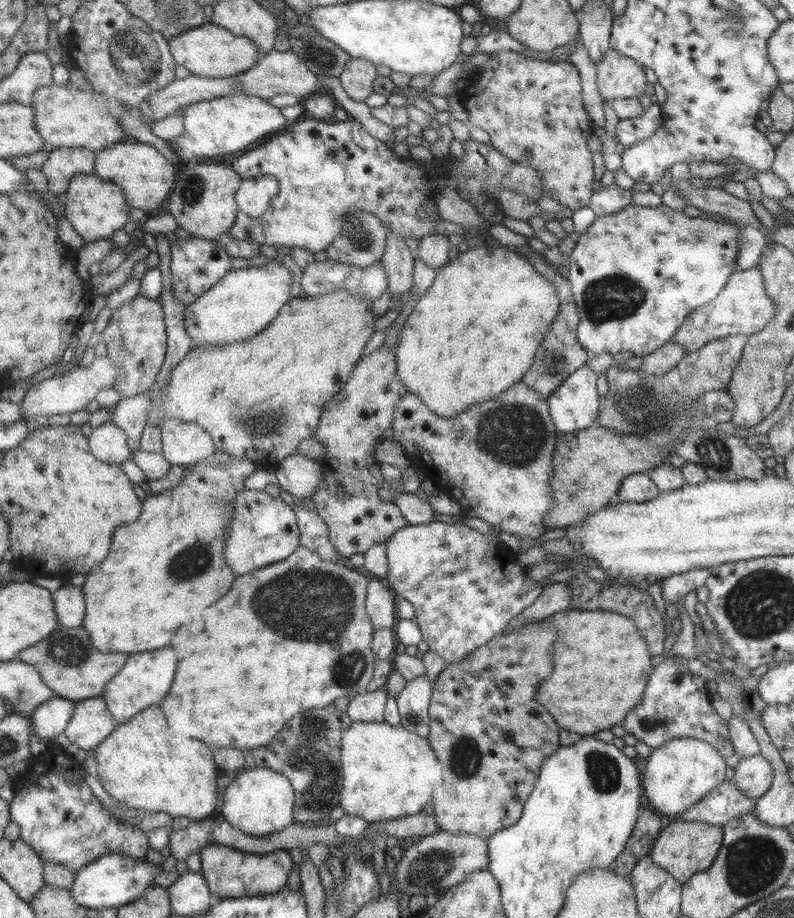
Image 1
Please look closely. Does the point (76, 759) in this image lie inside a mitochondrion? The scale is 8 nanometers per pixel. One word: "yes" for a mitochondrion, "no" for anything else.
no

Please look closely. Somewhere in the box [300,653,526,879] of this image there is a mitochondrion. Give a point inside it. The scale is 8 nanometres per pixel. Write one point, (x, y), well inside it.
(465, 758)

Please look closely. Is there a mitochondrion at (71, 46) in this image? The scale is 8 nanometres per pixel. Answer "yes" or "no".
no

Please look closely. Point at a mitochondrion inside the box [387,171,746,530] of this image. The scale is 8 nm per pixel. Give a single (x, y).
(512, 434)

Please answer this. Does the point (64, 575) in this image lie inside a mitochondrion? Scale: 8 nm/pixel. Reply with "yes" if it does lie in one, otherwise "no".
no

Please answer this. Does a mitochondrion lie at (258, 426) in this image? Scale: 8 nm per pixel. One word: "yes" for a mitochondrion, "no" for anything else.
yes

